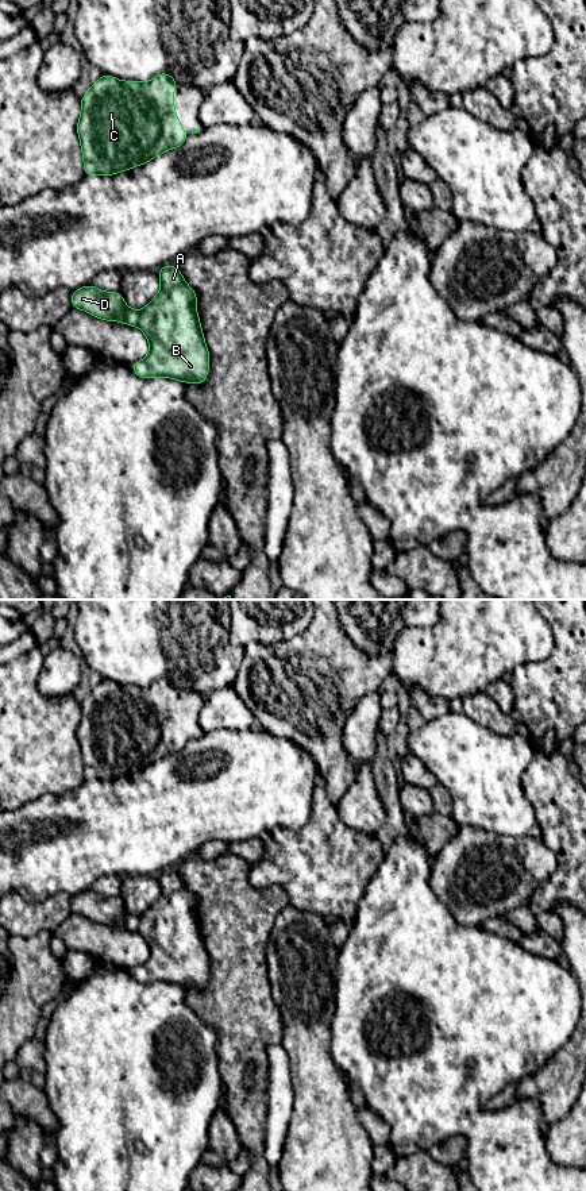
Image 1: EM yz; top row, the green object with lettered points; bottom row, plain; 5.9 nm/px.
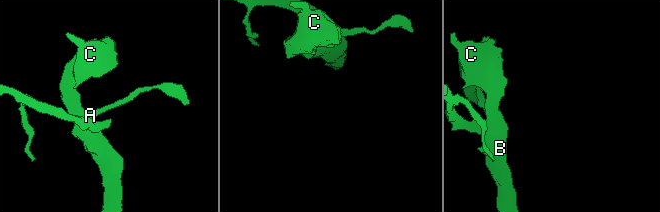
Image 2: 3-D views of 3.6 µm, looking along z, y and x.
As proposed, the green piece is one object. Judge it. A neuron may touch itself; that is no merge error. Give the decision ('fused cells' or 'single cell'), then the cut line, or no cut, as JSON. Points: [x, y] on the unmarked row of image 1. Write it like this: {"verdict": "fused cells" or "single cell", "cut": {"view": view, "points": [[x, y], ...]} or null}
{"verdict": "fused cells", "cut": {"view": "yz", "points": [[141, 917], [137, 929]]}}

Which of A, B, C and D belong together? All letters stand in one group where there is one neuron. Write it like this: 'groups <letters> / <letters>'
groups A B C / D

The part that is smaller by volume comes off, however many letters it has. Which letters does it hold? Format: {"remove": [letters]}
{"remove": ["D"]}

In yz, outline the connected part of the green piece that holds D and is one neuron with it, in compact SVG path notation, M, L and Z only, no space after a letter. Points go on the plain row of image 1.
M92 889L72 897L72 913L107 926L122 925L130 932L136 932L140 922L140 917L126 910L120 897L103 897Z

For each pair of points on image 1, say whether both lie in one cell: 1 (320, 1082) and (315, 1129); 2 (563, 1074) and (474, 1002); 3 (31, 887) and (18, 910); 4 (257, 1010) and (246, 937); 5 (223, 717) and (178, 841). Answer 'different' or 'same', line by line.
1: same
2: different
3: different
4: same
5: different

